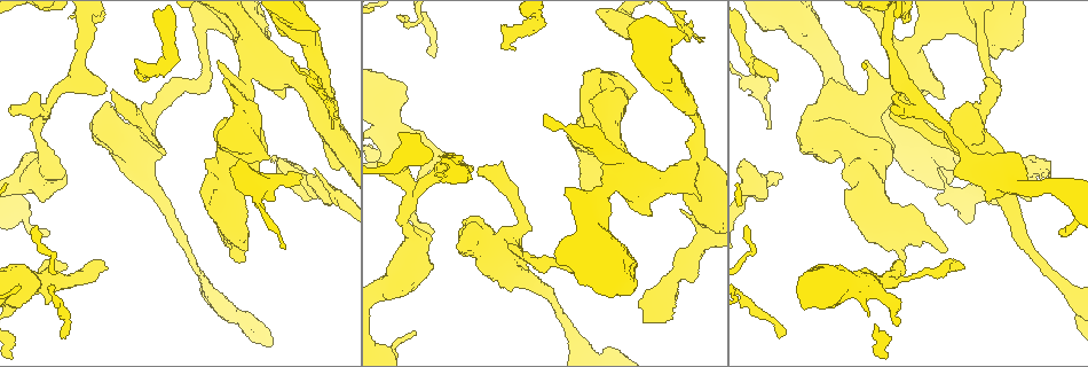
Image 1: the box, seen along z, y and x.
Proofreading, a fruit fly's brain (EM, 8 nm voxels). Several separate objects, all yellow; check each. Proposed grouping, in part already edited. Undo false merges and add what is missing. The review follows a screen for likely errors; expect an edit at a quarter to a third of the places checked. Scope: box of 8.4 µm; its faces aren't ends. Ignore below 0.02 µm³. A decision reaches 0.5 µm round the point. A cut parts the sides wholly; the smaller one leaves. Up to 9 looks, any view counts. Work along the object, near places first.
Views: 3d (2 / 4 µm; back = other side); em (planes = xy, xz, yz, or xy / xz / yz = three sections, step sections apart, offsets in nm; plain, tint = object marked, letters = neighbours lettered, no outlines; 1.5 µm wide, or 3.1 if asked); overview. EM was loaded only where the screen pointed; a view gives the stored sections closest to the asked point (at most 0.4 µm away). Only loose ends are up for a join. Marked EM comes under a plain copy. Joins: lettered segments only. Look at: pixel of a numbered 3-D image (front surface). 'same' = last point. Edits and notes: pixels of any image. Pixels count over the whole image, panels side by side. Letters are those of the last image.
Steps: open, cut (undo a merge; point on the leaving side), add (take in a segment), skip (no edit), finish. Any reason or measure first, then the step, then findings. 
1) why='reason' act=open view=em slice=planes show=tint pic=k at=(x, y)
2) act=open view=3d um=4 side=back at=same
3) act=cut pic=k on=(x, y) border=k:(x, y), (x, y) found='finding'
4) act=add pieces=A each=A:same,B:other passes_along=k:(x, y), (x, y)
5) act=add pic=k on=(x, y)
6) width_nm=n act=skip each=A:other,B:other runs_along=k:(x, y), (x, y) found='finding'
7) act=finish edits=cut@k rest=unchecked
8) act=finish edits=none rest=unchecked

why='free end' act=open view=em slice=planes show=letters pic=1 at=(430, 233)

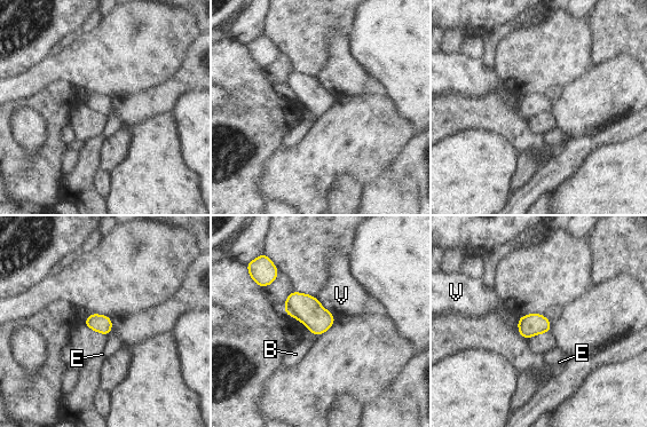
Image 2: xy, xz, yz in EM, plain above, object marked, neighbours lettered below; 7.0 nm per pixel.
act=add pieces=B each=B:same,E:other,V:other passes_along=2:(307, 309), (315, 334), (296, 354) found='the cell continues'

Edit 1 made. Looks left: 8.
why='free end' act=open view=3d um=2 pic=1 at=(300, 176)

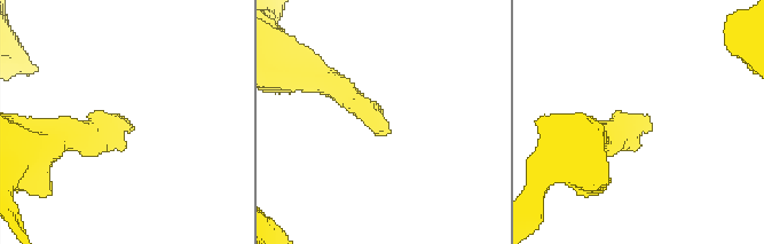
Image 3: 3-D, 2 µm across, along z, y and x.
why='shape alone is not enough' act=open view=em slice=planes show=letters pic=3 at=(652, 128)

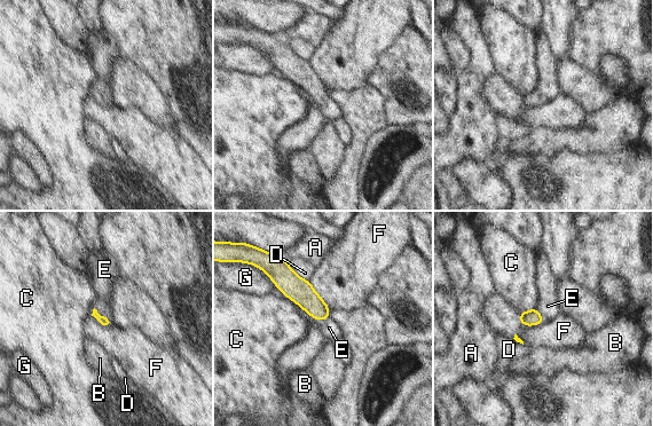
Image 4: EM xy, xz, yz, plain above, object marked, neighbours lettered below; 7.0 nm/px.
act=add pieces=E each=A:other,B:other,C:other,D:other,E:same,F:other,G:other found='the cell continues'

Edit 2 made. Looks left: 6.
why='branch stops here' act=open view=em slice=planes show=letters pic=1 at=(691, 141)

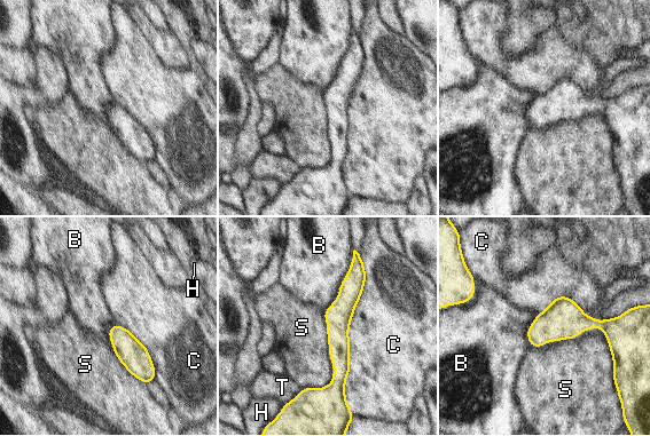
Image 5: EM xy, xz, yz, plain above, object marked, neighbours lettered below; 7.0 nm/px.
act=skip each=B:other,C:other,H:other,S:other,T:other border=5:(529, 345), (598, 327), (613, 369) found='no lettered segment goes on from it'

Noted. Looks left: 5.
why='stops while still wide' act=open view=em slice=planes show=letters pic=1 at=(315, 25)

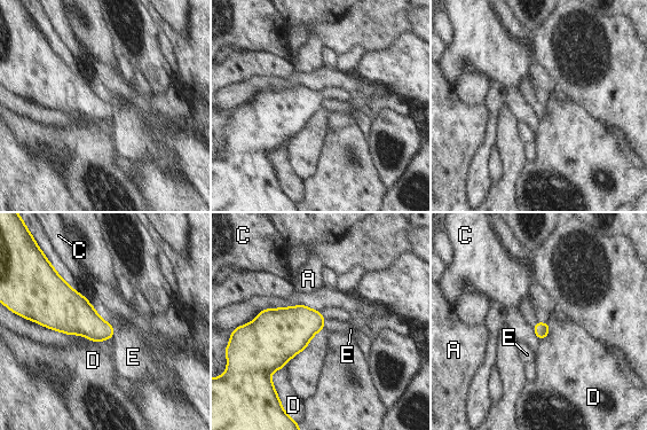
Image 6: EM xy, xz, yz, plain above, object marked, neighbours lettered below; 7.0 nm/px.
longest_contact=D:240nm act=skip each=A:other,C:other,D:other,E:other found='no lettered segment goes on from it'

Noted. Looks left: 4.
act=finish edits=add@2,add@4 rest=unchecked

